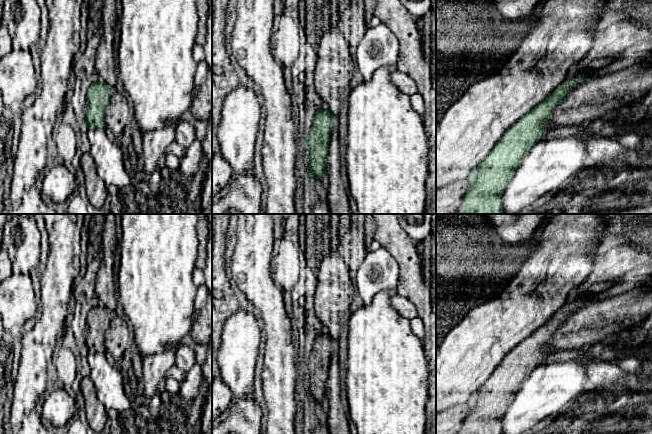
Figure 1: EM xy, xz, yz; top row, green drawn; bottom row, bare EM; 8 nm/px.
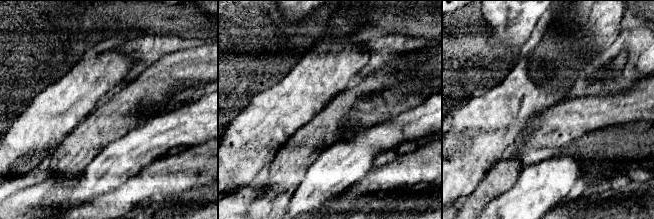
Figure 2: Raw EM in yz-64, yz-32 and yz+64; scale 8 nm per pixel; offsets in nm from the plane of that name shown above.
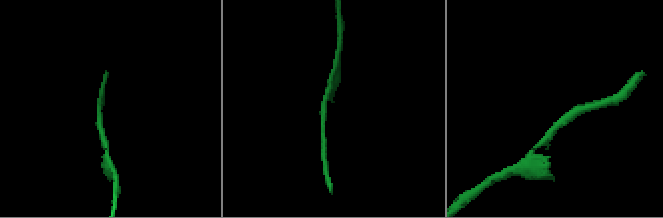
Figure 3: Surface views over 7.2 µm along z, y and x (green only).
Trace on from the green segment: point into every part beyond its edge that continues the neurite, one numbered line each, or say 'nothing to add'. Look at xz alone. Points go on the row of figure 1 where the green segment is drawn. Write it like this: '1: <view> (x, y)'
nothing to add

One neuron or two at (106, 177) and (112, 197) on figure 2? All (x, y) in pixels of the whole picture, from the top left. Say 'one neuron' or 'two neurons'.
two neurons

